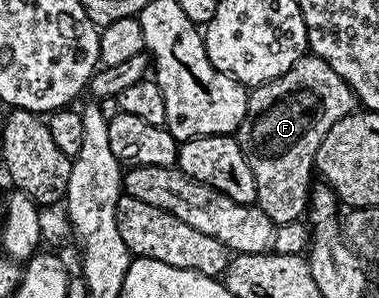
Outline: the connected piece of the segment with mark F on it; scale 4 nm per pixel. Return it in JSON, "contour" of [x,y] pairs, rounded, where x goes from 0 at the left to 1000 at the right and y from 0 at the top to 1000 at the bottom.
{"contour":[[[802,185],[749,252],[718,265],[694,285],[673,285],[657,302],[649,332],[649,393],[628,430],[623,470],[639,497],[644,534],[654,534],[654,560],[665,560],[665,601],[675,601],[675,681],[723,742],[726,758],[755,755],[773,742],[794,742],[810,725],[818,681],[818,638],[834,570],[828,523],[865,440],[876,440],[876,413],[908,399],[937,376],[939,329],[934,312],[855,211],[855,198],[826,185]]]}

